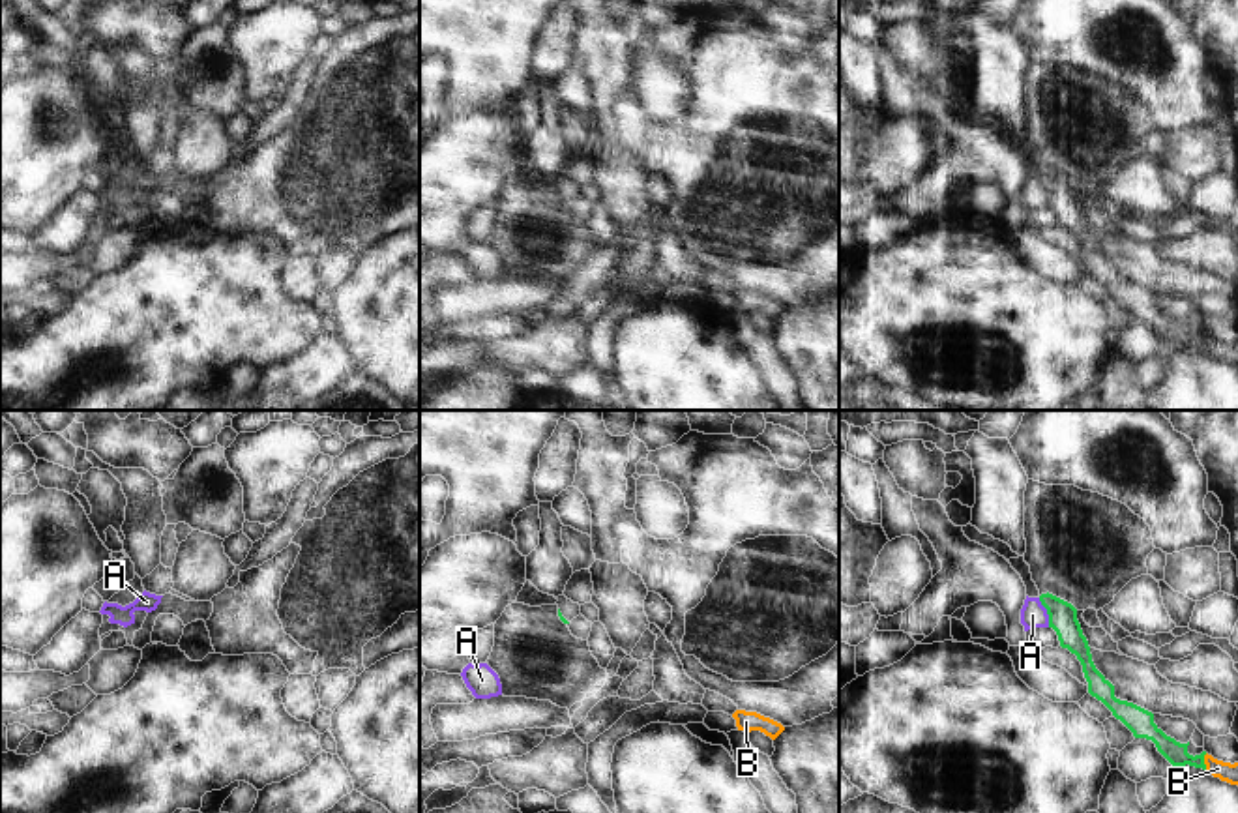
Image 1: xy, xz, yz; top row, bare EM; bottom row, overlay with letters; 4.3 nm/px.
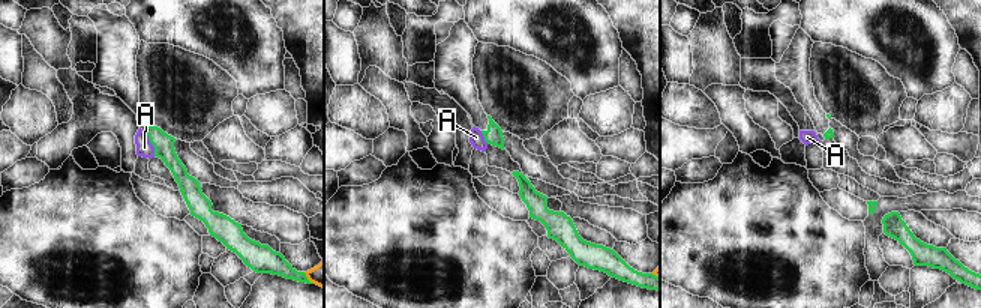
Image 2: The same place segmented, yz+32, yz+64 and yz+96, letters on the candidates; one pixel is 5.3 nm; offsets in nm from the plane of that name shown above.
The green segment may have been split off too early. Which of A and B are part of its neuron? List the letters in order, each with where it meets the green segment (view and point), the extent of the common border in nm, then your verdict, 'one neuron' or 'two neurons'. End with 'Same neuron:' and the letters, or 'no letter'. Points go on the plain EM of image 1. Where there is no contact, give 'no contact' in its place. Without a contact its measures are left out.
A: meets green in yz at (1047, 193); contact 140 nm long; two neurons
B: meets green in yz at (1203, 341); contact 70 nm long; two neurons
Same neuron: no letter

